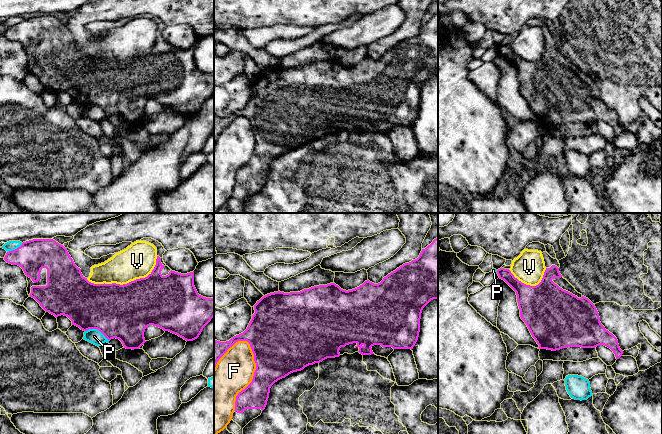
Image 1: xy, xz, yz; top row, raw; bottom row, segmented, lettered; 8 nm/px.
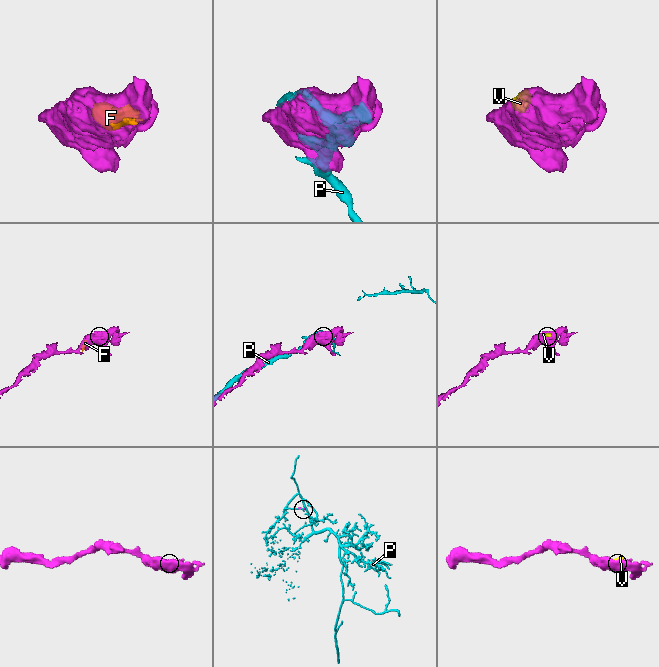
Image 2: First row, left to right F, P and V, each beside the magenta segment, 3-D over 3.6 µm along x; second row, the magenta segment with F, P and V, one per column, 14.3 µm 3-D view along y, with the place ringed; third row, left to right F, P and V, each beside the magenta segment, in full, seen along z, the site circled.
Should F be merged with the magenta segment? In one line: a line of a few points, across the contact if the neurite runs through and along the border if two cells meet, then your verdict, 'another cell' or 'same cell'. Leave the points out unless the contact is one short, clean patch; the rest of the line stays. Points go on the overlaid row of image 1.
another cell

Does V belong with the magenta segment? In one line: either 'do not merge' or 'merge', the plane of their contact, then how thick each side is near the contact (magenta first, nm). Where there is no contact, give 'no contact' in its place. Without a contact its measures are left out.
do not merge | xy | 440/280 nm

